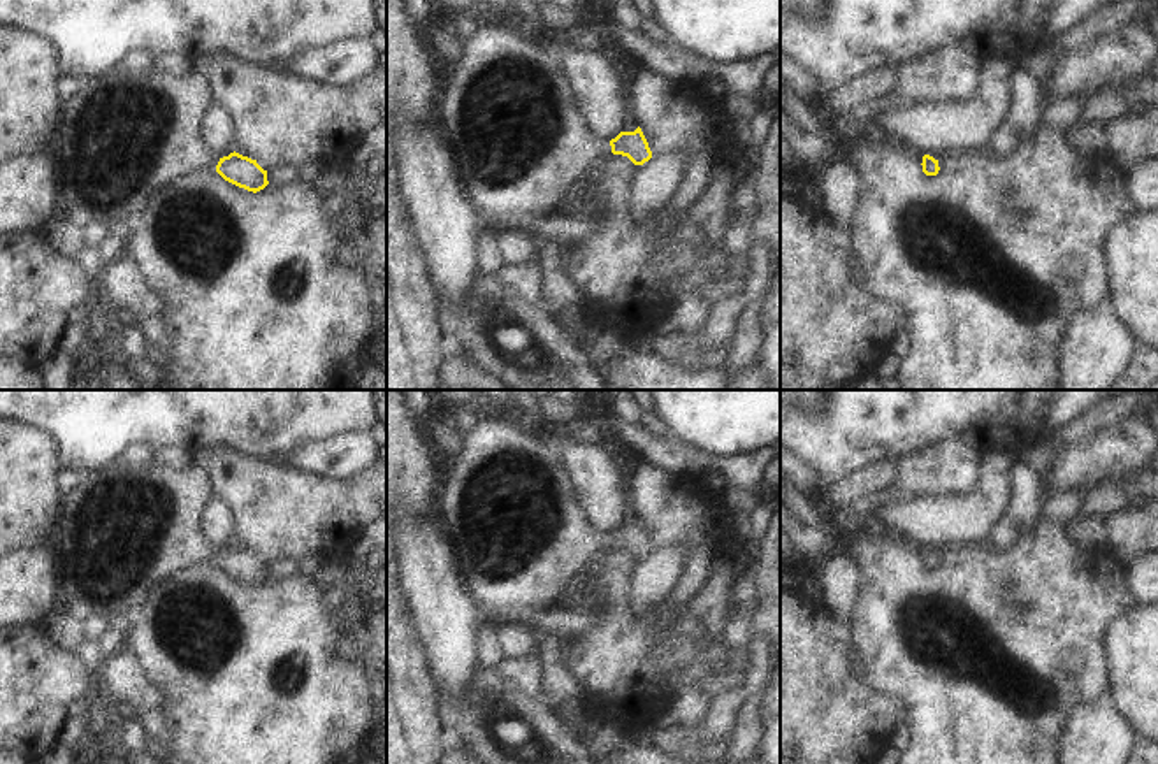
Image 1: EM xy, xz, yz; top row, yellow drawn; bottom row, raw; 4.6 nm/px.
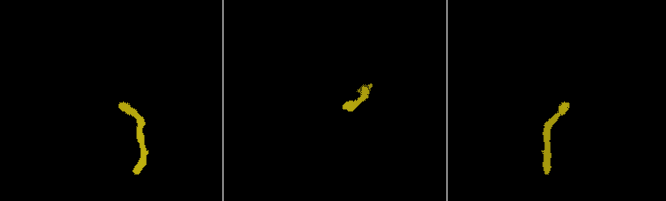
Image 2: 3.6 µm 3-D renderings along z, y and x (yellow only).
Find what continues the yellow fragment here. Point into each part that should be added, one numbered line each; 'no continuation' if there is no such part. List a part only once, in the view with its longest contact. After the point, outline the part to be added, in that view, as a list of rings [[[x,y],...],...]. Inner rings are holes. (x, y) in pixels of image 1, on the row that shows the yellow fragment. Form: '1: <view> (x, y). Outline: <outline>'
1: xz (505, 109). Outline: [[[503,25],[478,26],[460,40],[460,56],[443,76],[434,123],[485,221],[511,211],[562,211],[592,165],[612,155],[610,141],[594,135],[578,111],[562,53],[541,49]]]

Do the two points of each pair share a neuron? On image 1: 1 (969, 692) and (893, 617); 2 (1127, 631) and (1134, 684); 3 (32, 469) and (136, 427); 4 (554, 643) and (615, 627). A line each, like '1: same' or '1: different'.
1: same
2: same
3: different
4: different

